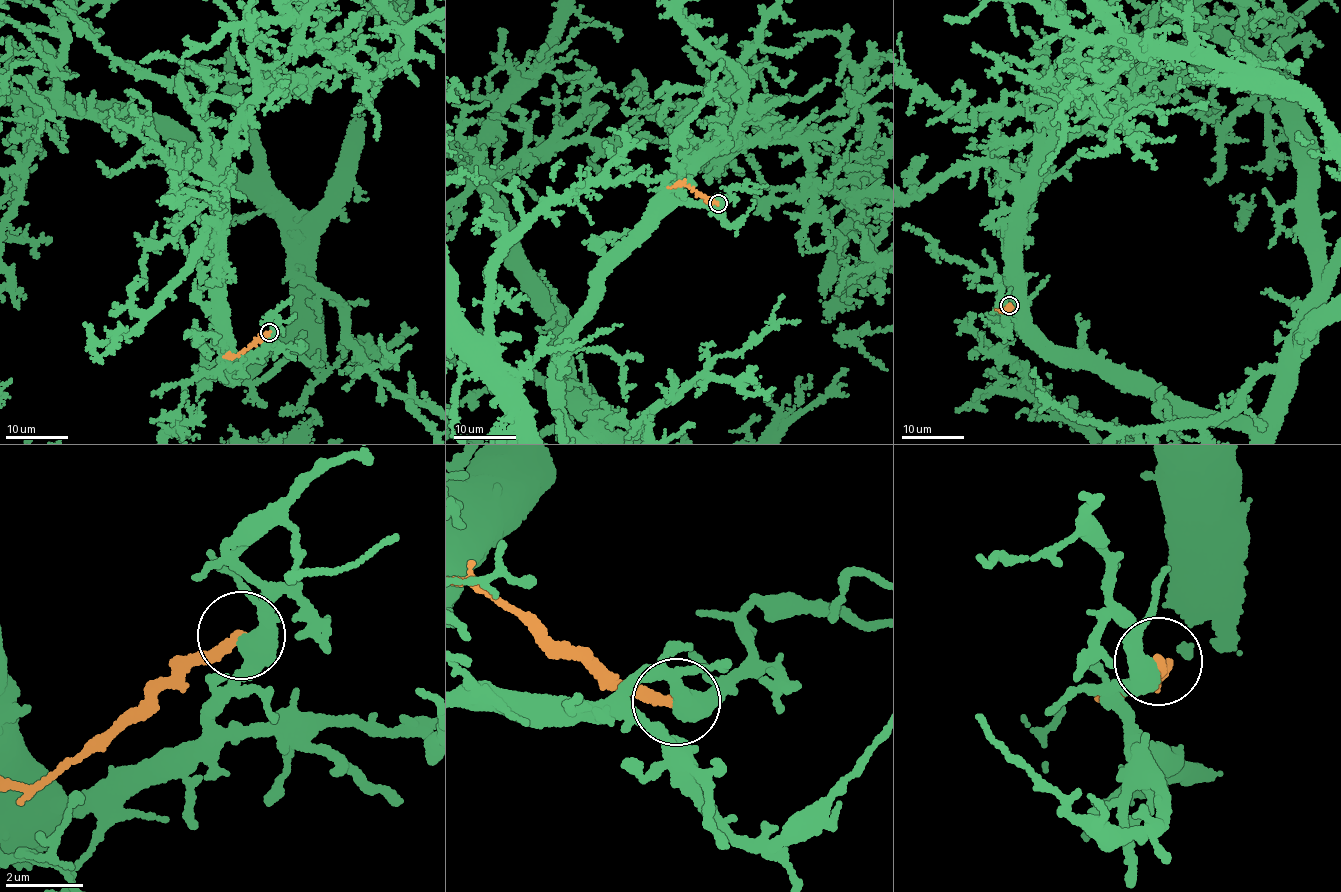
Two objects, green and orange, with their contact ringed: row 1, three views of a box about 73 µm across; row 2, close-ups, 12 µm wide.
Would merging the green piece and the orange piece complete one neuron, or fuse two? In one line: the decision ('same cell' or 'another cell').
another cell

